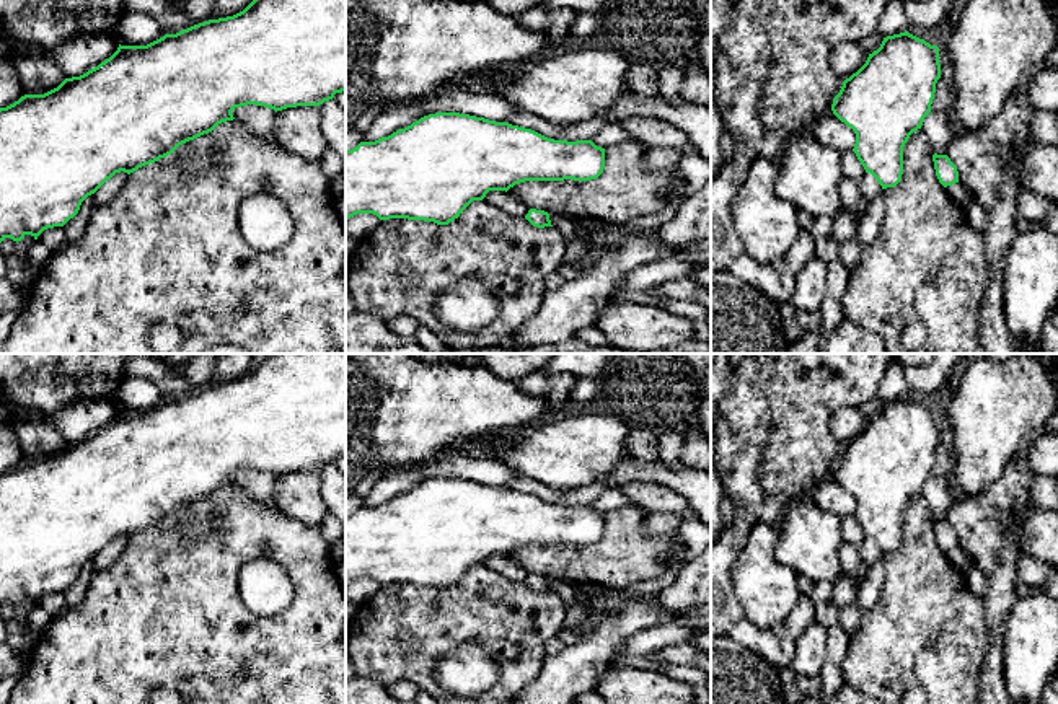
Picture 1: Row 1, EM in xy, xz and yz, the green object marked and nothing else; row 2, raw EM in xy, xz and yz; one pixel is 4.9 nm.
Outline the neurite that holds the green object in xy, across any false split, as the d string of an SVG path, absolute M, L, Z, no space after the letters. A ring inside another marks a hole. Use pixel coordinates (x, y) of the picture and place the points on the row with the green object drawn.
M253 0L243 11L209 20L163 37L147 46L121 46L117 51L80 77L65 78L57 88L44 95L24 95L13 104L0 108L0 243L5 238L21 241L26 235L34 240L54 227L64 227L73 218L82 202L95 194L116 173L134 173L139 168L171 155L179 145L212 132L218 124L233 121L235 108L256 104L276 112L297 106L320 106L346 91L346 0Z

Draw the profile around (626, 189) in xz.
M637 142L605 147L605 168L597 179L590 181L525 181L507 191L527 209L544 210L549 215L564 215L579 222L595 218L600 223L621 230L636 217L660 212L667 204L662 192L675 178L683 178L678 168L649 169L642 165L646 148Z

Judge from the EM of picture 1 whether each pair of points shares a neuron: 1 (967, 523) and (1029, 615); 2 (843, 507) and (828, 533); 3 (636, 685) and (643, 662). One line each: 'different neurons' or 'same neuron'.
1: different neurons
2: different neurons
3: different neurons

